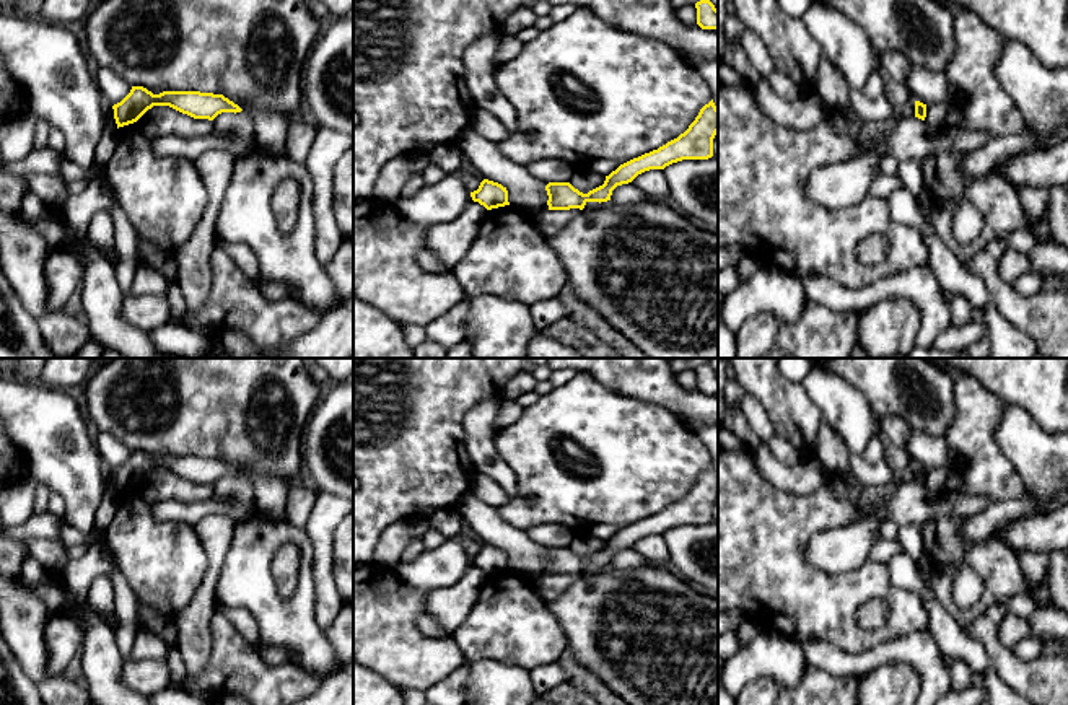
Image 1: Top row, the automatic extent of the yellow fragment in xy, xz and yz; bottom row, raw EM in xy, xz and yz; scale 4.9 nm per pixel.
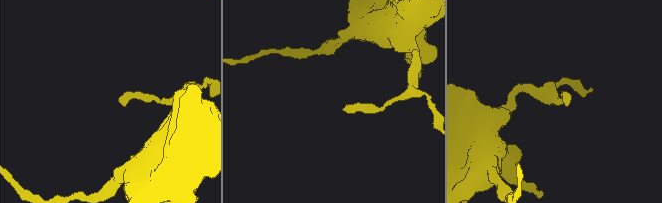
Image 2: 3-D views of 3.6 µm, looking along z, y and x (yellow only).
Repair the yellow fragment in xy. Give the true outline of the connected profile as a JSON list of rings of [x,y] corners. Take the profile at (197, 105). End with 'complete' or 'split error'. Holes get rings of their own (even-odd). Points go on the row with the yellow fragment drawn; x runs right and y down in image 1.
[[[132,86],[130,93],[112,106],[119,127],[137,122],[153,106],[169,106],[194,119],[213,120],[221,112],[241,112],[243,109],[223,94],[200,91],[163,91],[153,94],[143,86]]] | complete

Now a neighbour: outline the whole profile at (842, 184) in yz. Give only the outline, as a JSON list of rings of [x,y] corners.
[[[866,153],[814,169],[808,181],[808,195],[825,208],[845,208],[860,204],[878,173],[879,155]]]

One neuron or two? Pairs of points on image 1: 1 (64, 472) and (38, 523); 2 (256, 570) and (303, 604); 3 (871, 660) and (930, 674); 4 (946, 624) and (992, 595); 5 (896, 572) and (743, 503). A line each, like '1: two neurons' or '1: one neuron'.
1: two neurons
2: one neuron
3: one neuron
4: two neurons
5: two neurons

